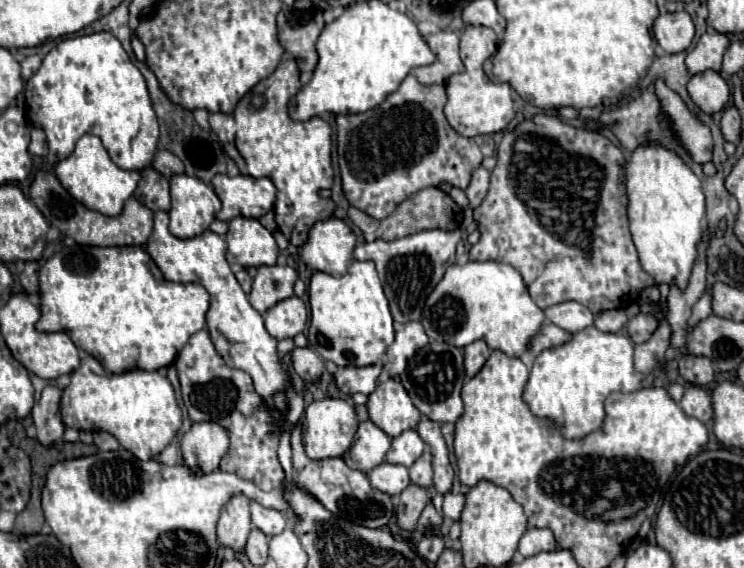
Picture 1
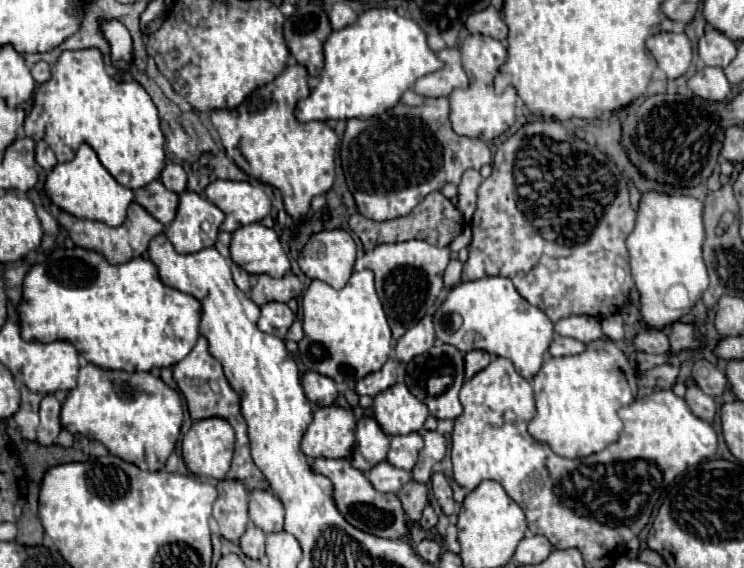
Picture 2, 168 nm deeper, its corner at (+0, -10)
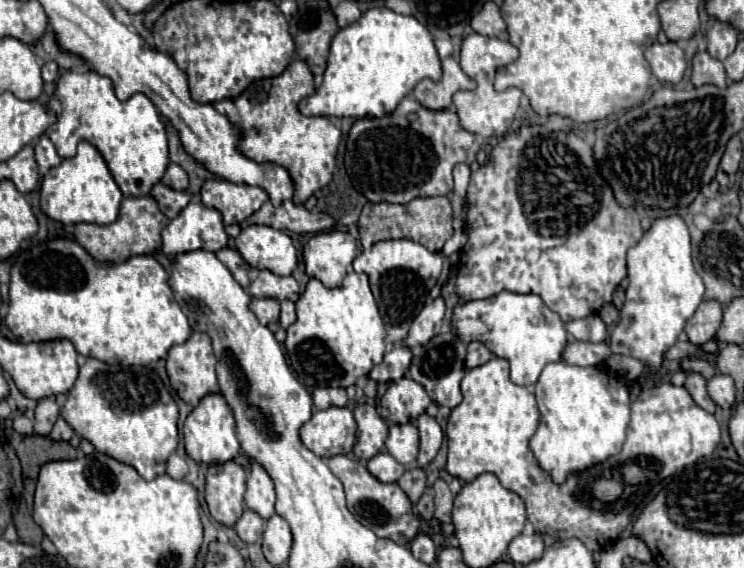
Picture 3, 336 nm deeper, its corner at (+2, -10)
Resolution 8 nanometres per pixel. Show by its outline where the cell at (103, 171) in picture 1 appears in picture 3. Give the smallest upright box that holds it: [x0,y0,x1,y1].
[40,141,122,225]

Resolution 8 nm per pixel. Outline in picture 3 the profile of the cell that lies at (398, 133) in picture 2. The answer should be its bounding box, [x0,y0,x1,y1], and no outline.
[344,97,480,203]

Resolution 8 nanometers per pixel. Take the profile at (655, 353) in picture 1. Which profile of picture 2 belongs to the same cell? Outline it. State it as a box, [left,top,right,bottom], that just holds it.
[668,323,696,353]

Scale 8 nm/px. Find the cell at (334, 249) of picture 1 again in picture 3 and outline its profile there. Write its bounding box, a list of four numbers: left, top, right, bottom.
[304,231,356,287]

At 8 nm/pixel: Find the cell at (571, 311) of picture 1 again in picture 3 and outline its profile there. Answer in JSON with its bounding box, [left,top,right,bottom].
[566,315,608,343]

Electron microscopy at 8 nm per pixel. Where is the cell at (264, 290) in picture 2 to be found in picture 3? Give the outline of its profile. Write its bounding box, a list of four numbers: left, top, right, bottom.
[250,269,300,301]

